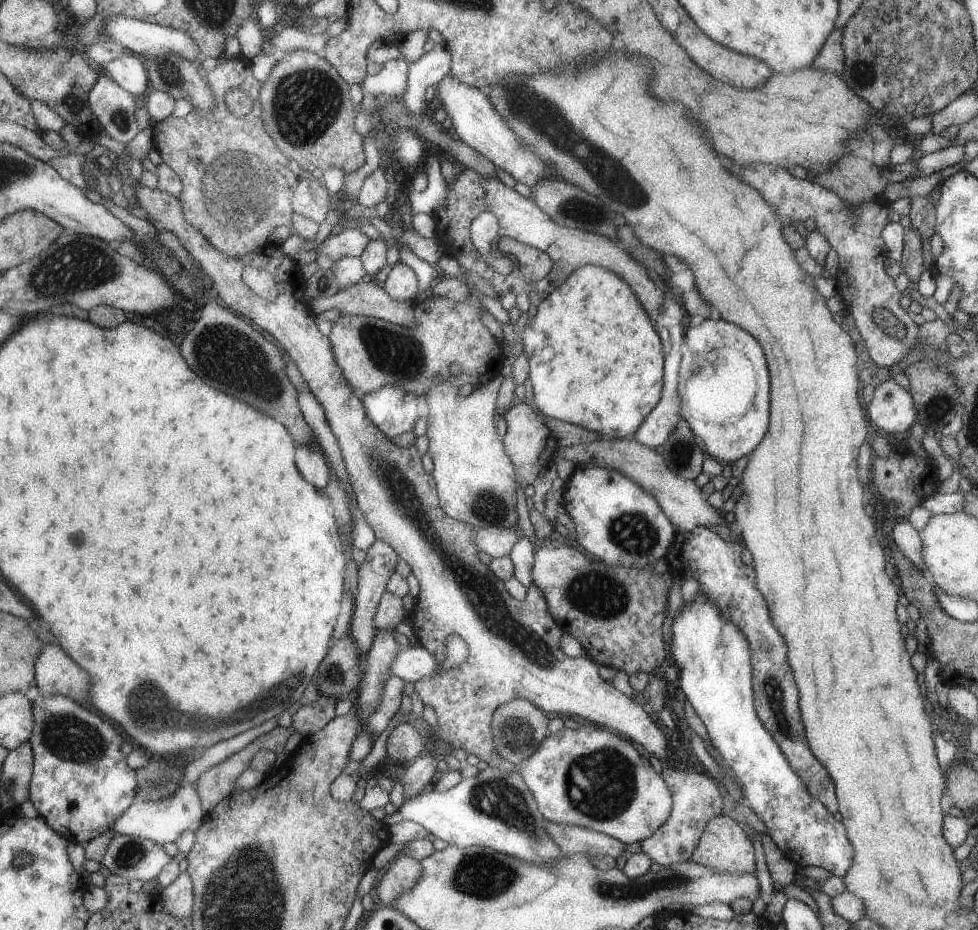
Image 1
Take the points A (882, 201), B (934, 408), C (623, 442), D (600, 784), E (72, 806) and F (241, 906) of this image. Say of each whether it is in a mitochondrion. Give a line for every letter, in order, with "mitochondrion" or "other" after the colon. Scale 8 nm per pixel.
A: other
B: mitochondrion
C: other
D: mitochondrion
E: other
F: mitochondrion

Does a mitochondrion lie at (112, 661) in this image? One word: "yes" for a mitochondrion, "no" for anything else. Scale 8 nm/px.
no

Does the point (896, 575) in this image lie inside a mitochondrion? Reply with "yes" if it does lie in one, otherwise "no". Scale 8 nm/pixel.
no

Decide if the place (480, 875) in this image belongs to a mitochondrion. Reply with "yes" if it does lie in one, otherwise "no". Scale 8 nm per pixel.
yes

